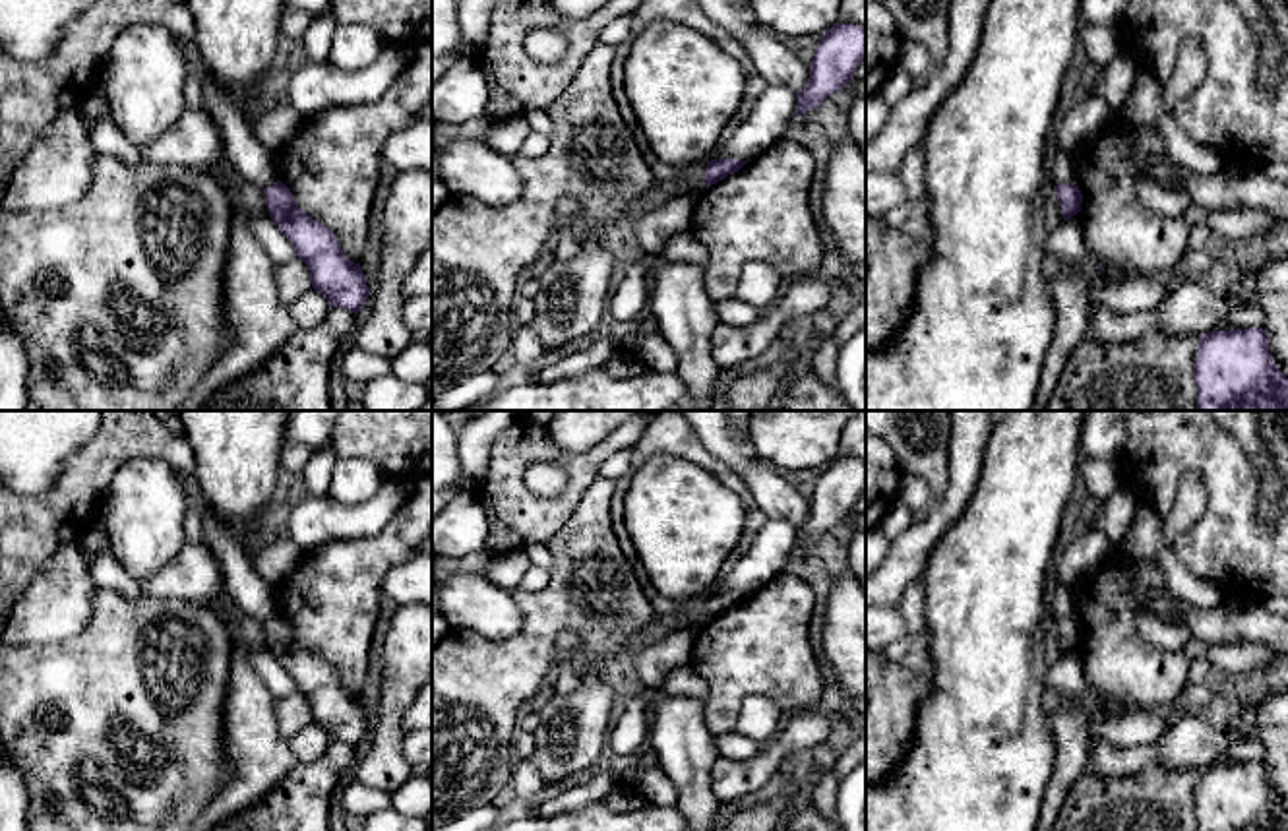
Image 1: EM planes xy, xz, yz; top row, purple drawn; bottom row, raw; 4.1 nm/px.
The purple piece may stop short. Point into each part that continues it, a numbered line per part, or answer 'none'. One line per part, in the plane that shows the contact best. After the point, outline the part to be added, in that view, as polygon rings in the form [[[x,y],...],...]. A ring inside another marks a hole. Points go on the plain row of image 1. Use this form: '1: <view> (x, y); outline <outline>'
none

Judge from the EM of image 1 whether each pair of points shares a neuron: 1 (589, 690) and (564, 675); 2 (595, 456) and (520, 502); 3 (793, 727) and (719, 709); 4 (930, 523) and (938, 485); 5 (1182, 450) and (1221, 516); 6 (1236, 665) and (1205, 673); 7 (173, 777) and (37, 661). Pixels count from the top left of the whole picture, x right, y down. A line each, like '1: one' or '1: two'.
1: two
2: one
3: two
4: two
5: one
6: two
7: one

